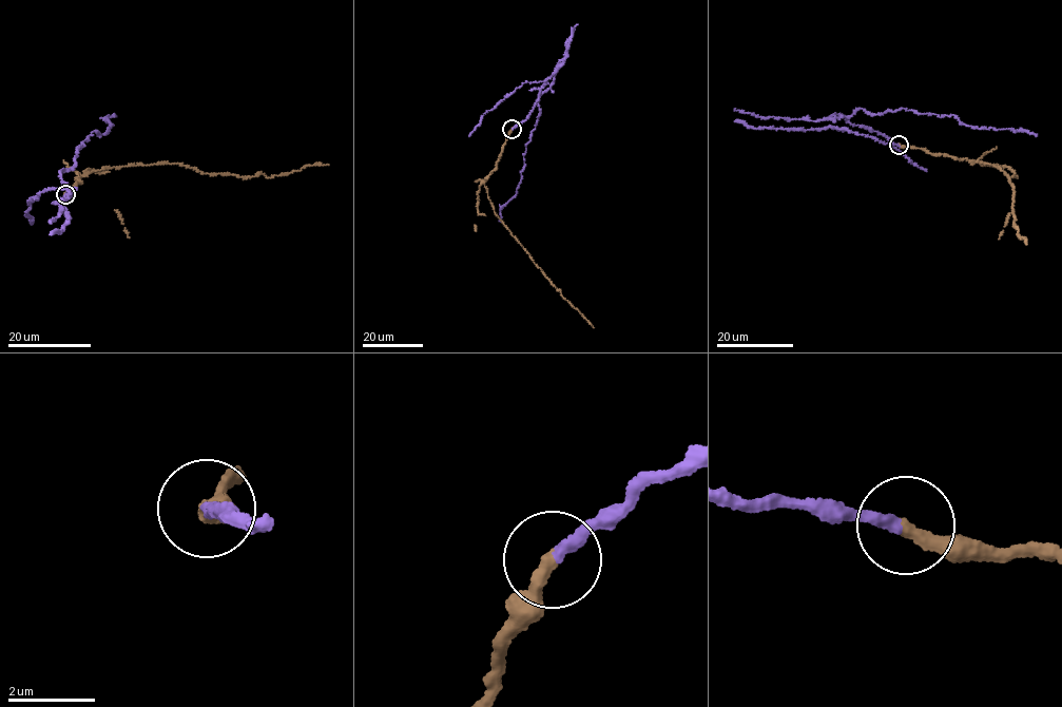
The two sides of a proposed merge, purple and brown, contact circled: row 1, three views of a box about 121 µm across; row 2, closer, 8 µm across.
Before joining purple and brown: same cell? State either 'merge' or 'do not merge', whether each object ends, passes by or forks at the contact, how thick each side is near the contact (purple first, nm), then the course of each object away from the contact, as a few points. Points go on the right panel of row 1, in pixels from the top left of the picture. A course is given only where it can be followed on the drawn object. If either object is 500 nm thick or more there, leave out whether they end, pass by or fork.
merge; purple ends there; brown ends there; 280 nm thick on the purple side, 320 nm on the other; purple runs (900, 145), (835, 128), (792, 129), (789, 120), (849, 116), (861, 108), (875, 115), (904, 108), (1037, 136); brown runs (900, 145), (1004, 171), (1014, 191), (1015, 225), (1026, 244)

